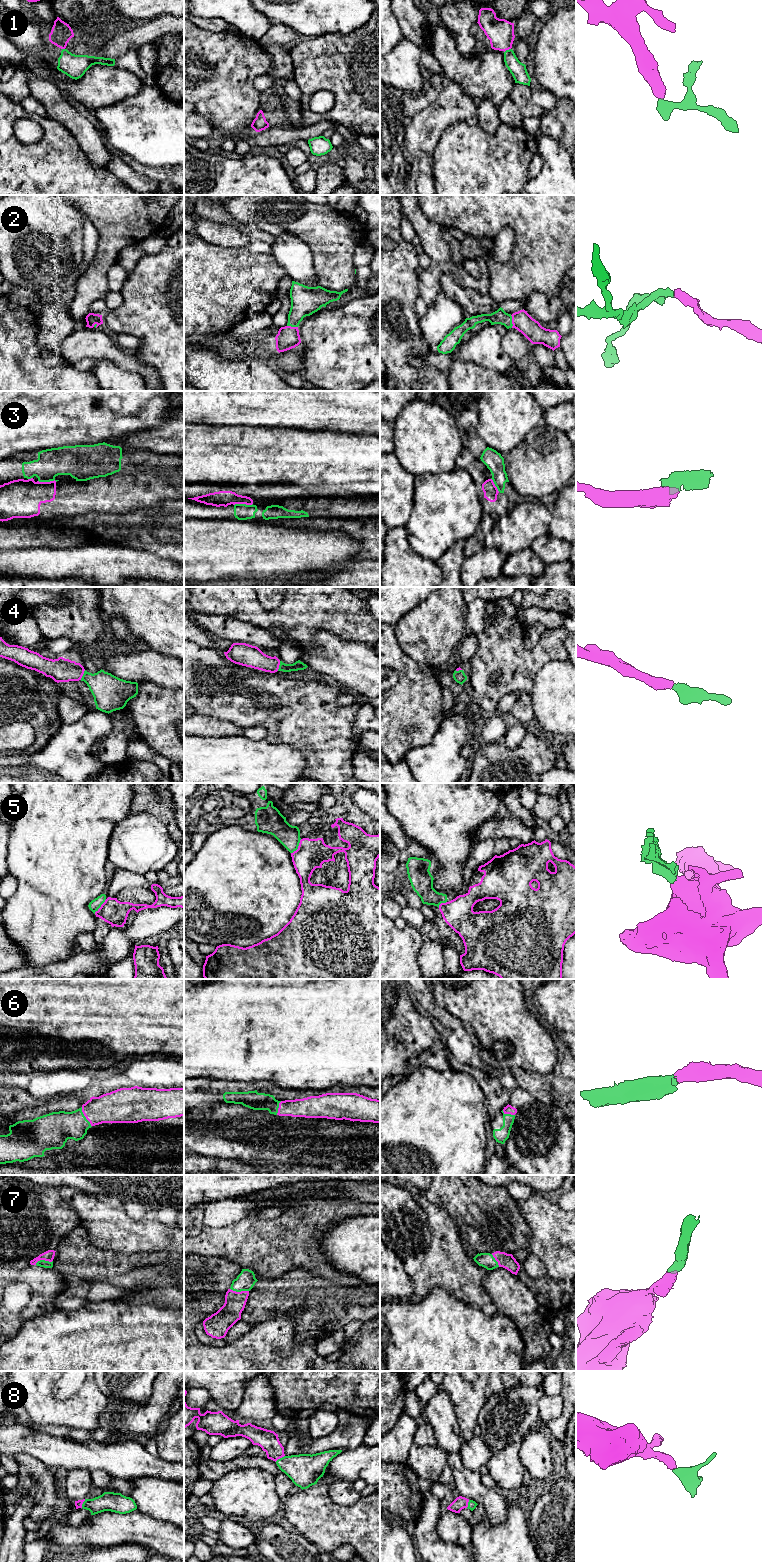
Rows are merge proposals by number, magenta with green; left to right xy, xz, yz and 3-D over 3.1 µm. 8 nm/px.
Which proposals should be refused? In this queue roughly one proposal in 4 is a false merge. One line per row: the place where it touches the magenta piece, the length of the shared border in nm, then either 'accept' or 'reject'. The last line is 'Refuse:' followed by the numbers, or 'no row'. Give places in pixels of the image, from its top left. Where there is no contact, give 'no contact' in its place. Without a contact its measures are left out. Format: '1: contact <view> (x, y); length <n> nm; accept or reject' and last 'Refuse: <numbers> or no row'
1: contact yz (507, 49); length 70 nm; accept
2: contact yz (512, 321); length 110 nm; accept
3: contact xz (243, 503); length 150 nm; reject
4: contact xy (82, 675); length 90 nm; accept
5: contact xz (298, 847); length 150 nm; reject
6: contact xy (85, 1116); length 180 nm; accept
7: contact xz (239, 1292); length 150 nm; accept
8: contact xz (279, 1458); length 90 nm; accept
Refuse: 3, 5

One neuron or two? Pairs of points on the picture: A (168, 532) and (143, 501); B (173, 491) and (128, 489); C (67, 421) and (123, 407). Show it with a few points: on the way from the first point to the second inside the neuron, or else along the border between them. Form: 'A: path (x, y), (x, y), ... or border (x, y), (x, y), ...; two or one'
A: border (149, 509), (137, 509), (126, 513); two
B: path (162, 489), (139, 489); one
C: path (81, 411), (99, 411), (104, 407), (109, 407); one

